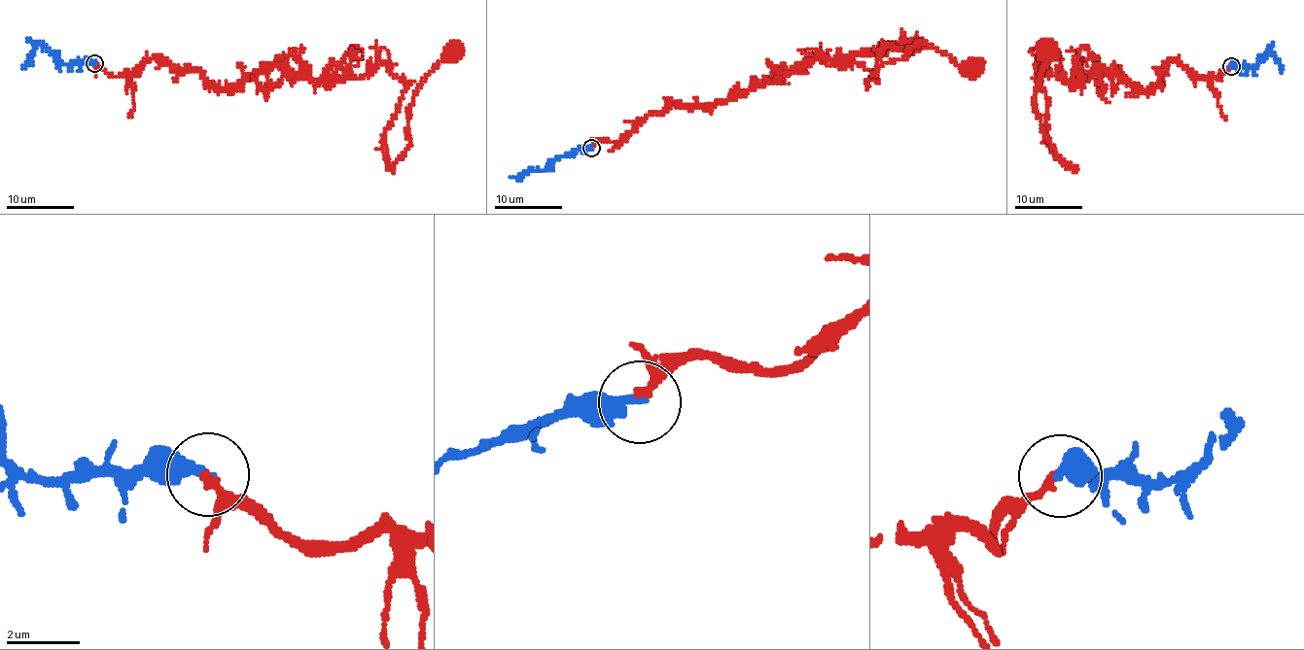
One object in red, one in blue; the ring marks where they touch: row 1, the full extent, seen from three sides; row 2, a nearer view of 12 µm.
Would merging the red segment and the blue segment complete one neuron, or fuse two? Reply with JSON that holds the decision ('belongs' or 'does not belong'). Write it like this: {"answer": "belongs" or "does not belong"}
{"answer": "belongs"}

